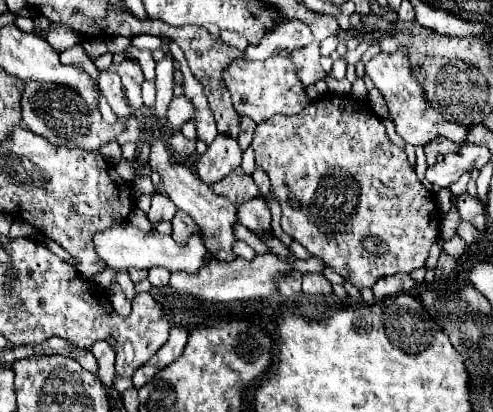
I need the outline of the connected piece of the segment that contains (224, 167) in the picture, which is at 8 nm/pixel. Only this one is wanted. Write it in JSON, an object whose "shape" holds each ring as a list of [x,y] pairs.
{"shape":[[[217,136],[207,152],[197,160],[197,176],[203,184],[213,186],[223,180],[223,176],[231,174],[237,166],[241,166],[241,148],[237,140]]]}

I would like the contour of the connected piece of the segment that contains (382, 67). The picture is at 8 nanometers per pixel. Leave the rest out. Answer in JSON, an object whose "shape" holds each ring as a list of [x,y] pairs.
{"shape":[[[401,48],[397,52],[379,52],[369,62],[365,62],[365,74],[373,80],[375,88],[383,94],[389,116],[395,124],[395,132],[405,140],[405,144],[411,146],[425,146],[427,142],[435,140],[437,136],[447,138],[451,142],[463,144],[467,140],[467,134],[471,132],[469,126],[463,126],[459,122],[447,120],[439,110],[431,106],[431,102],[425,98],[423,84],[415,76],[417,66],[411,62],[411,56],[407,54],[407,48]]]}

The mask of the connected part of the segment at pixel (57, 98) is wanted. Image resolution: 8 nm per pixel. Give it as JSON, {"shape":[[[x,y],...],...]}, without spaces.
{"shape":[[[31,80],[23,86],[21,96],[21,110],[23,110],[23,126],[43,138],[47,138],[55,146],[65,148],[81,148],[87,152],[99,152],[101,146],[115,140],[121,132],[125,132],[125,118],[117,118],[115,124],[107,124],[101,118],[101,112],[89,112],[83,98],[69,86],[63,84],[45,84],[43,90],[37,88]]]}

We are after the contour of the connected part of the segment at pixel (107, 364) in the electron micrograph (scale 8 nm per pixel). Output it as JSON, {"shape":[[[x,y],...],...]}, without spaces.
{"shape":[[[99,340],[99,342],[95,342],[91,346],[91,352],[93,352],[93,356],[99,362],[101,382],[105,386],[111,386],[113,378],[115,378],[115,352],[113,352],[113,348],[105,340]]]}

